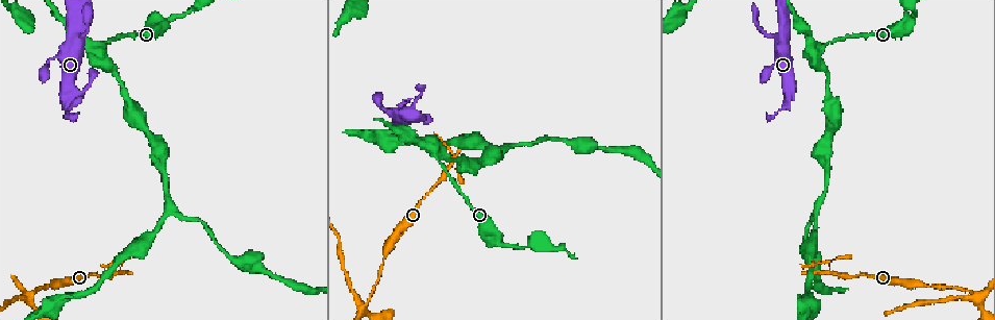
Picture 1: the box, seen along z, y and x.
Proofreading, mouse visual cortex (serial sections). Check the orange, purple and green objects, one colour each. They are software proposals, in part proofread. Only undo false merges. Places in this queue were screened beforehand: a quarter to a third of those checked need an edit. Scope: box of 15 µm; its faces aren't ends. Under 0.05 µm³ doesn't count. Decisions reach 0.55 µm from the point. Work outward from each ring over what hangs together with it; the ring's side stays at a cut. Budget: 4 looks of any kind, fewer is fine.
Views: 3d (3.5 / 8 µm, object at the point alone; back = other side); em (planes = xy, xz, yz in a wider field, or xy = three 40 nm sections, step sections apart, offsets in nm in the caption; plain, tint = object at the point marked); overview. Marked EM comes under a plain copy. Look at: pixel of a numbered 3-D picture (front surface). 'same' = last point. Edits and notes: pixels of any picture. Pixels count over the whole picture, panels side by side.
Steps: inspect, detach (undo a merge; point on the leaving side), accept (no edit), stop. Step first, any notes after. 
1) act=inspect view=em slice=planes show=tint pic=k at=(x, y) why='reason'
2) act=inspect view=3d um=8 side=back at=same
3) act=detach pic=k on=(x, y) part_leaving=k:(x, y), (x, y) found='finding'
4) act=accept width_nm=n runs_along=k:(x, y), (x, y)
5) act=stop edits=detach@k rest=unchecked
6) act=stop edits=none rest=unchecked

act=inspect view=3d um=3.5 pic=1 at=(121, 264) why='thin neck'

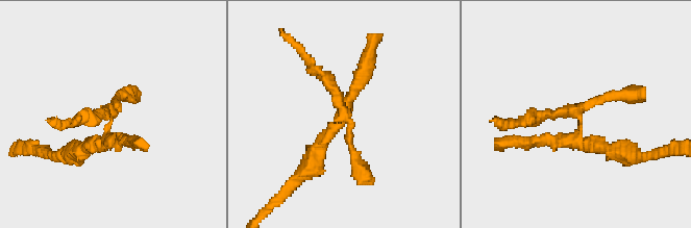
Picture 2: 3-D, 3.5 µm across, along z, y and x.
act=inspect view=em slice=xy step=5 show=tint pic=2 at=(345, 120) why='need the tissue'

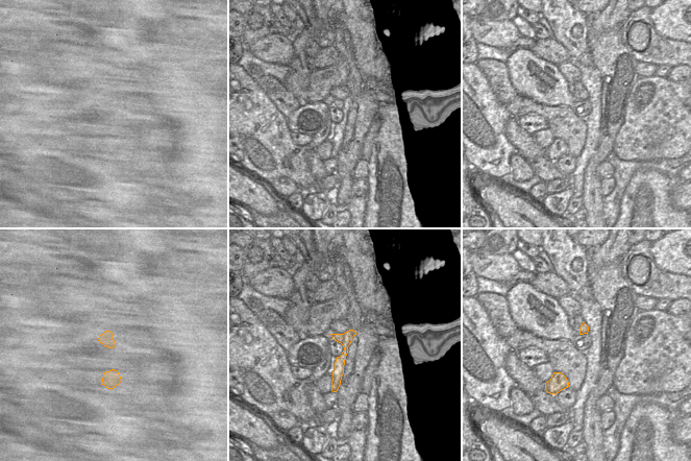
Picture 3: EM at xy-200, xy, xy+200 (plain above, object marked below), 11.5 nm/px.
act=accept runs_along=3:(352, 333), (345, 340), (334, 388) found='one cell here'

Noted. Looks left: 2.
act=inspect view=3d um=8 pic=1 at=(168, 209) why='arms part here'

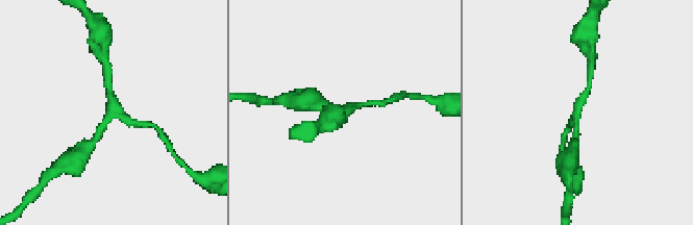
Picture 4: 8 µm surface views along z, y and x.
act=inspect view=em slice=xy step=5 show=tint pic=4 at=(112, 113) arms=3 arm_widths_nm=200,250,250 why='need the tissue'

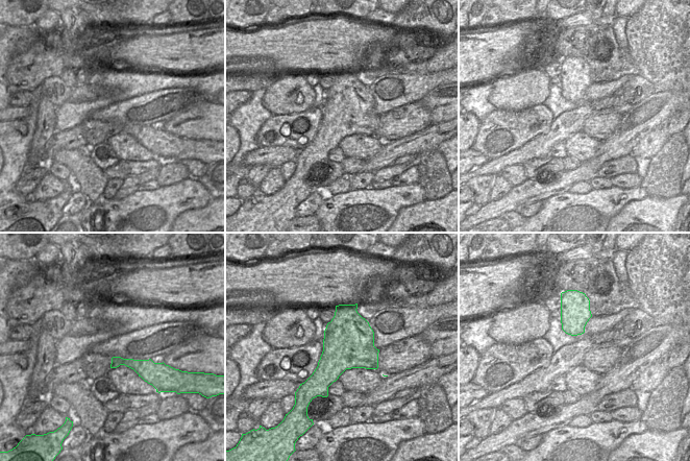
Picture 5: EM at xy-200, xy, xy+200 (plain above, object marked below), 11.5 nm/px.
act=accept runs_along=4:(109, 85), (113, 107), (96, 140) found='continuous, no second cell'

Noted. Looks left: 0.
act=stop edits=none rest=unchecked

